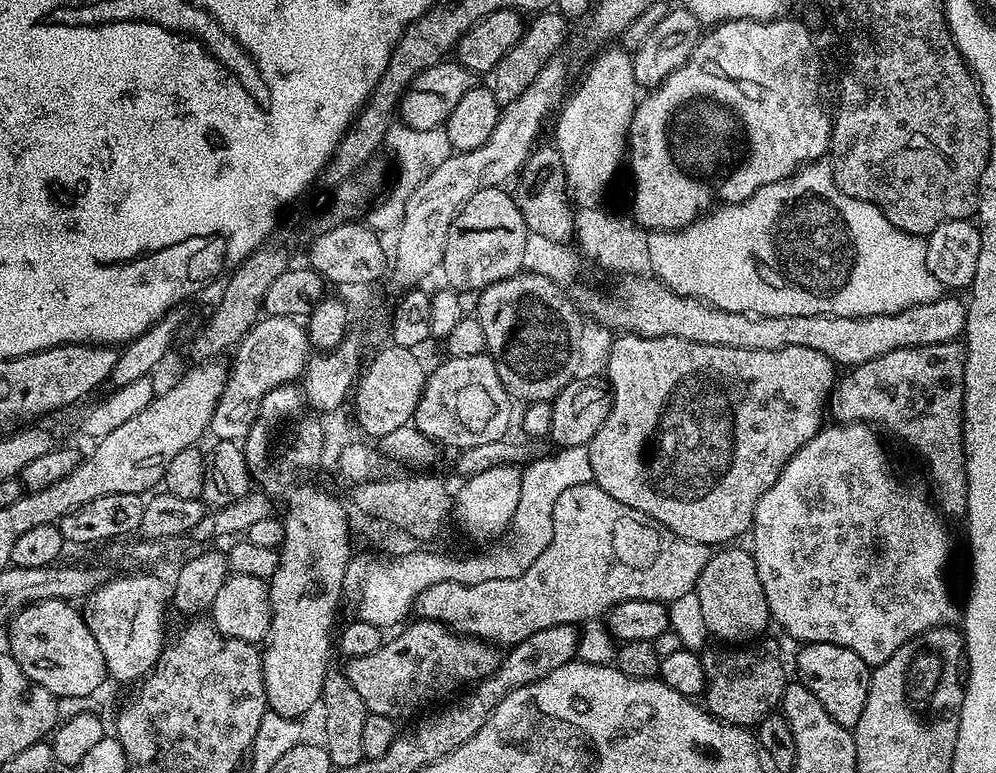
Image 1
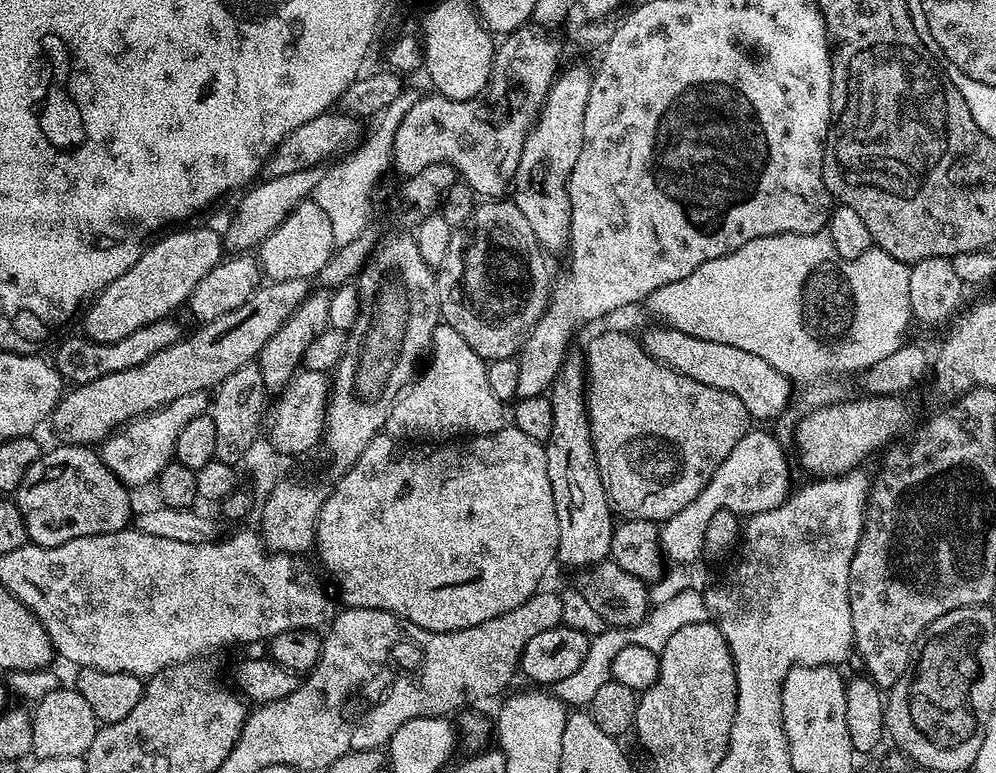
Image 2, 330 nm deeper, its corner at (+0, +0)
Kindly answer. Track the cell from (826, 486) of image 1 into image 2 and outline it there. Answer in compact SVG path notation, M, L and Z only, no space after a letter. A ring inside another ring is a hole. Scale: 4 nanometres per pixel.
M750 430L730 450L726 462L714 470L714 478L706 482L702 494L690 502L690 506L682 506L678 514L663 521L659 529L660 546L673 565L695 565L695 560L704 552L704 535L706 525L714 514L719 512L735 512L740 518L756 516L766 510L774 510L783 500L788 499L792 484L792 472L788 469L788 456L784 448L768 432Z

